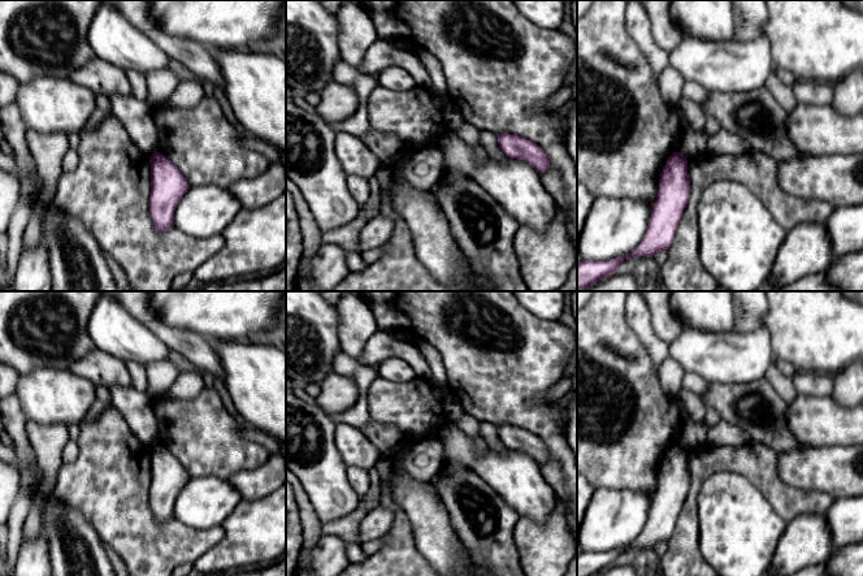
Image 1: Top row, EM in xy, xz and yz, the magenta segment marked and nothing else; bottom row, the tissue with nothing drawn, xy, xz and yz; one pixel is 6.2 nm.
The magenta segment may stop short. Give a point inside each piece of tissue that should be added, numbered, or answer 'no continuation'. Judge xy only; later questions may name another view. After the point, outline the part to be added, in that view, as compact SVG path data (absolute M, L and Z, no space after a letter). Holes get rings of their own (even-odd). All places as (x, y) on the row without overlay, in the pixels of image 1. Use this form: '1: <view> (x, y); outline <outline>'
no continuation

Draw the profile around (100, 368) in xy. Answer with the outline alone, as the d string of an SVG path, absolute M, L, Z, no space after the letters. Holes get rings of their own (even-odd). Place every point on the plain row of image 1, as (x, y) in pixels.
M97 348L75 360L69 371L87 378L94 385L133 387L133 380L126 364Z

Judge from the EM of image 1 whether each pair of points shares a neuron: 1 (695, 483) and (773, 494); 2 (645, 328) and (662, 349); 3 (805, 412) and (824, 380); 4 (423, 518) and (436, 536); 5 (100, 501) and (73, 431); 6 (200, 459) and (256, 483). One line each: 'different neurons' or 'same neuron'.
1: same neuron
2: same neuron
3: different neurons
4: same neuron
5: different neurons
6: different neurons

